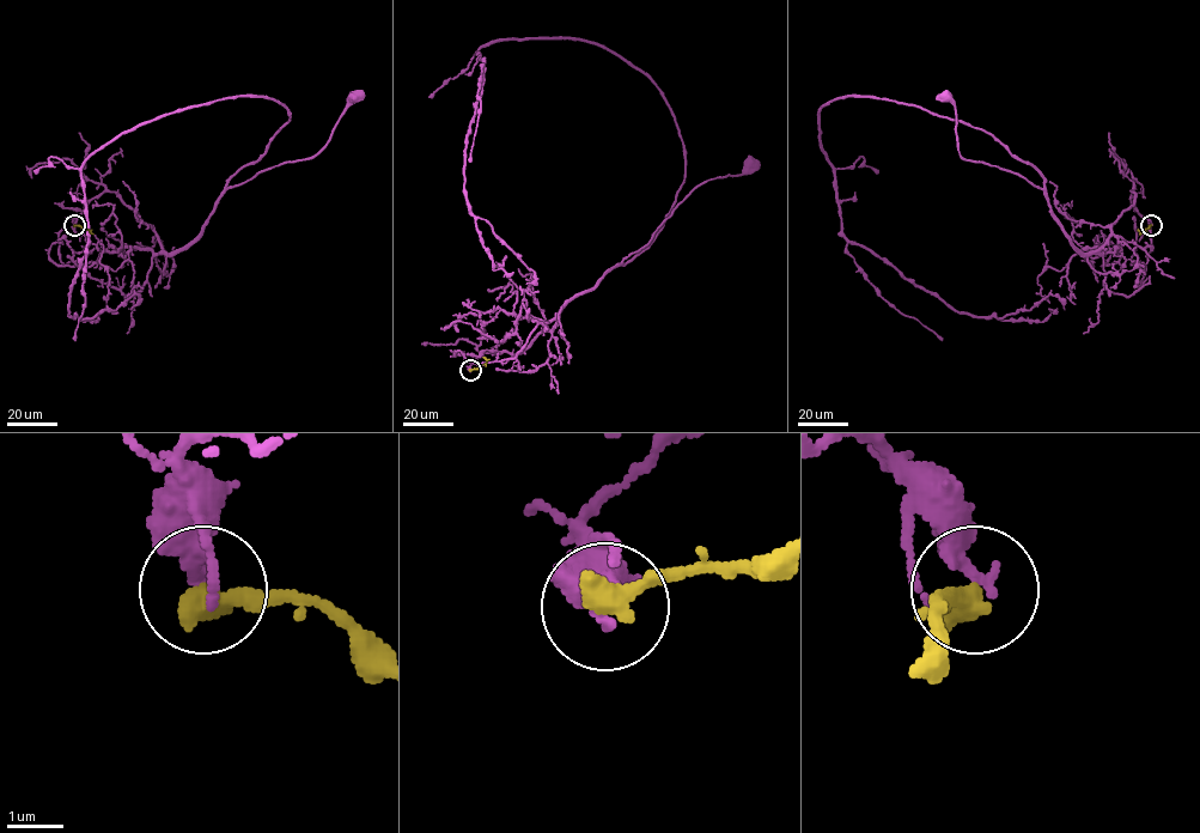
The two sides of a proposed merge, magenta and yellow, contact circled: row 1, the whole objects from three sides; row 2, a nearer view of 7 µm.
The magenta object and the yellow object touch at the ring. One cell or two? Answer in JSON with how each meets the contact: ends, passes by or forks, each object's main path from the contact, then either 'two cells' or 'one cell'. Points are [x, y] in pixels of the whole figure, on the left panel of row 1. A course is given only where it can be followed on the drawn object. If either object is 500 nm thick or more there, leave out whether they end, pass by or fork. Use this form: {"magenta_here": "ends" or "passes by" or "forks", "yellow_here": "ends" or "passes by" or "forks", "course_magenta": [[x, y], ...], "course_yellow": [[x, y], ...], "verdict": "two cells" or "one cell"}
{"course_magenta": [[74, 225], [92, 199], [113, 190], [172, 253], [199, 235], [225, 189], [315, 156], [355, 96]], "course_yellow": [[74, 225], [90, 232], [87, 229]], "verdict": "two cells"}

